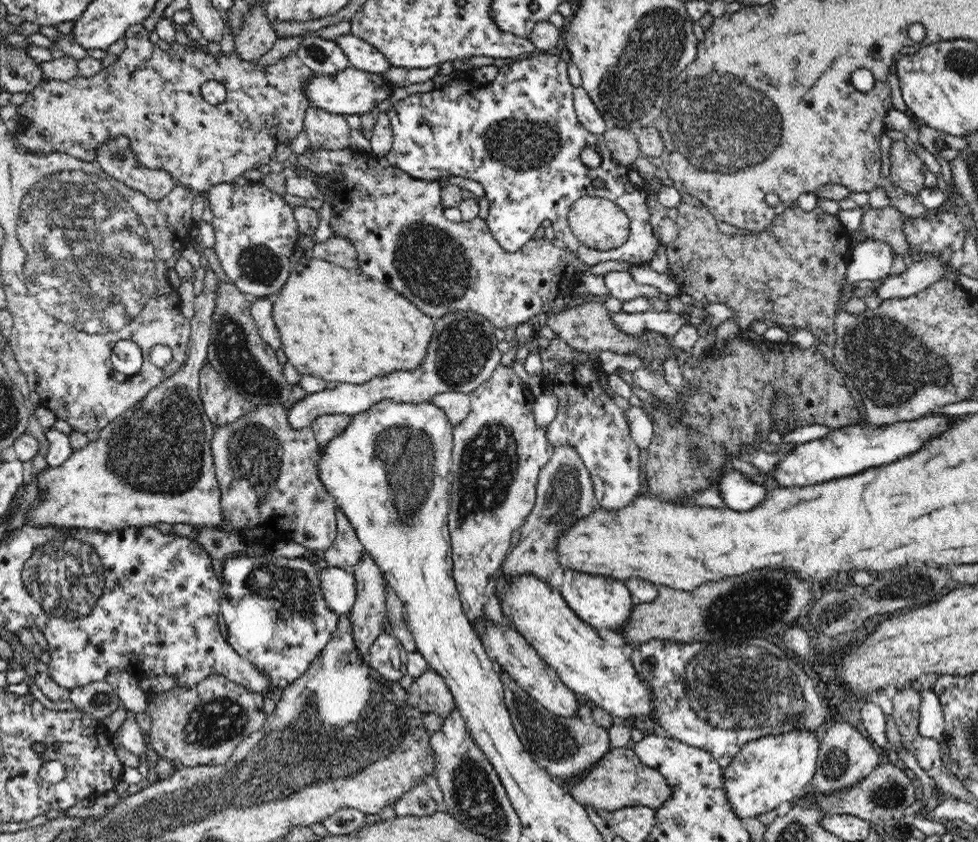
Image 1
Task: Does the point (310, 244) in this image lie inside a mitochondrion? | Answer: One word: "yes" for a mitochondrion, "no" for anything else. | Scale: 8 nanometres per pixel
no

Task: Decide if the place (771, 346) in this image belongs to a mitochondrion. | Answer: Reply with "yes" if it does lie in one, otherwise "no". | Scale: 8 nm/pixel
no

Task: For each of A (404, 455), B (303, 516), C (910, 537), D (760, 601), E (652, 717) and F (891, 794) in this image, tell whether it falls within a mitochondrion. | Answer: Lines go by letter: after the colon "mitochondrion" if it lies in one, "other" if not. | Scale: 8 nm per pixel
A: mitochondrion
B: other
C: other
D: mitochondrion
E: other
F: mitochondrion

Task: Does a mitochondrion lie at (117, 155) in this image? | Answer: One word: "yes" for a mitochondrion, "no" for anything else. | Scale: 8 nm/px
yes

